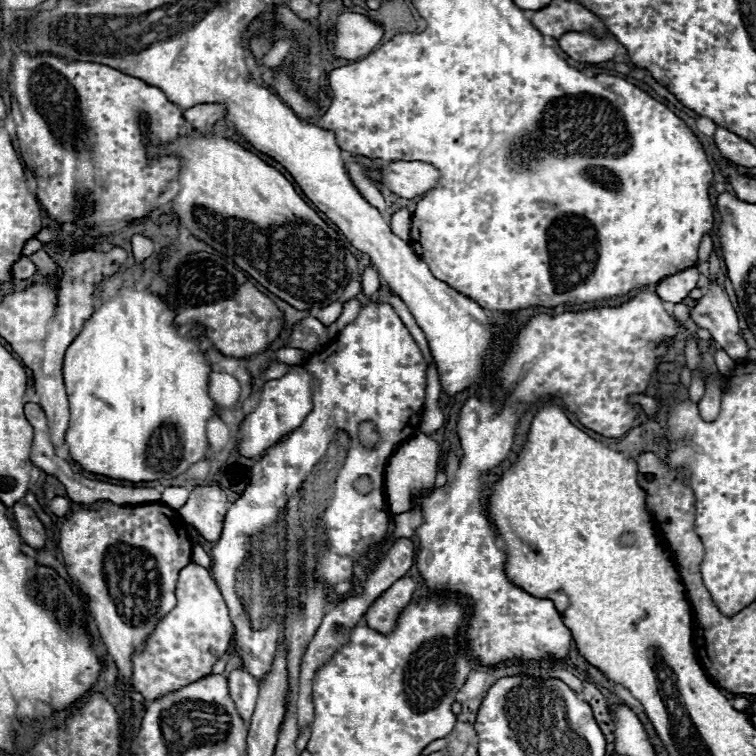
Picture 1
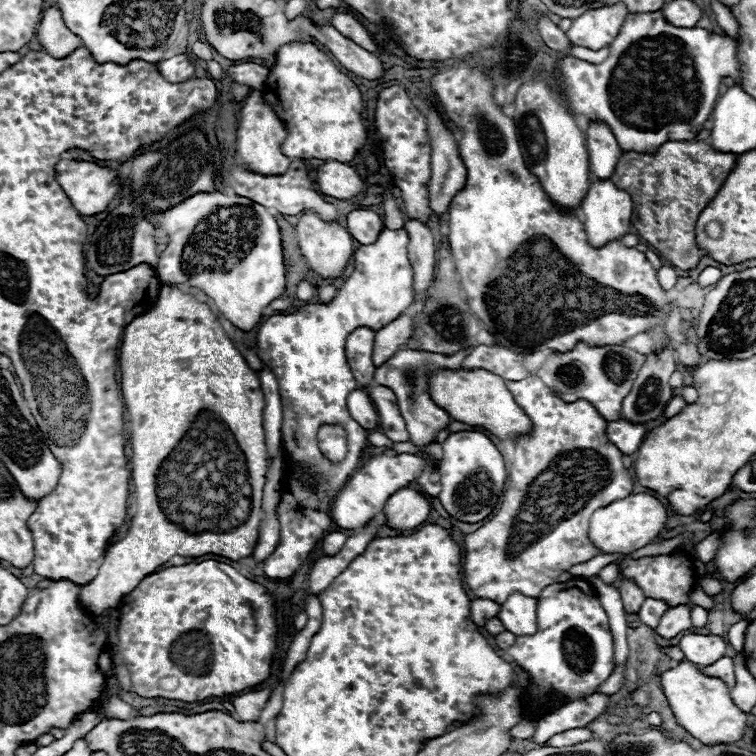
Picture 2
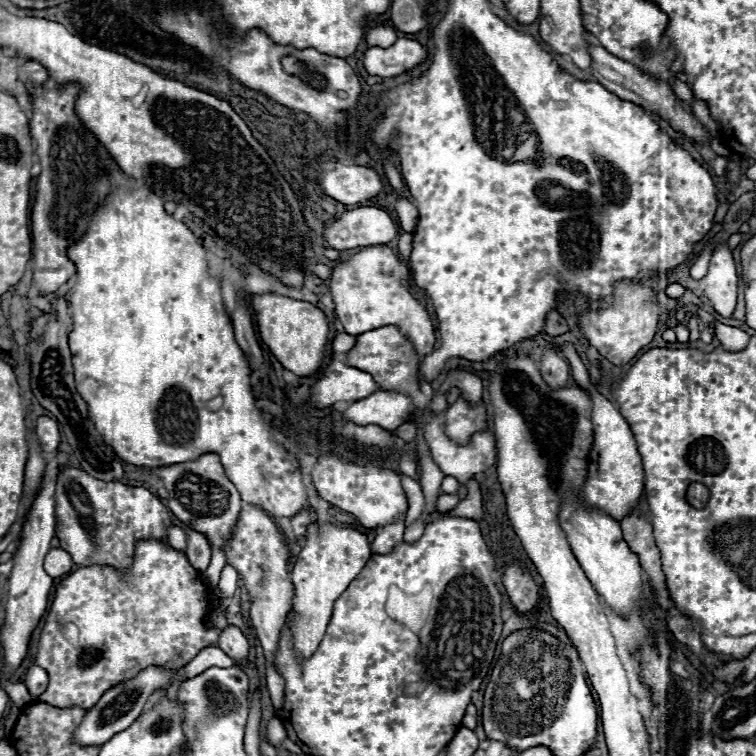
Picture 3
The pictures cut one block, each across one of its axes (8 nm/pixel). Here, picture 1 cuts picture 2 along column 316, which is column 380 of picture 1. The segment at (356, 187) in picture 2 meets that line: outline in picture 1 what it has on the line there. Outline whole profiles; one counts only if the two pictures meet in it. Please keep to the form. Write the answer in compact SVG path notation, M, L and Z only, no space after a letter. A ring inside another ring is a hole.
M396 160L380 170L380 184L400 198L414 198L438 184L438 170L426 162Z

